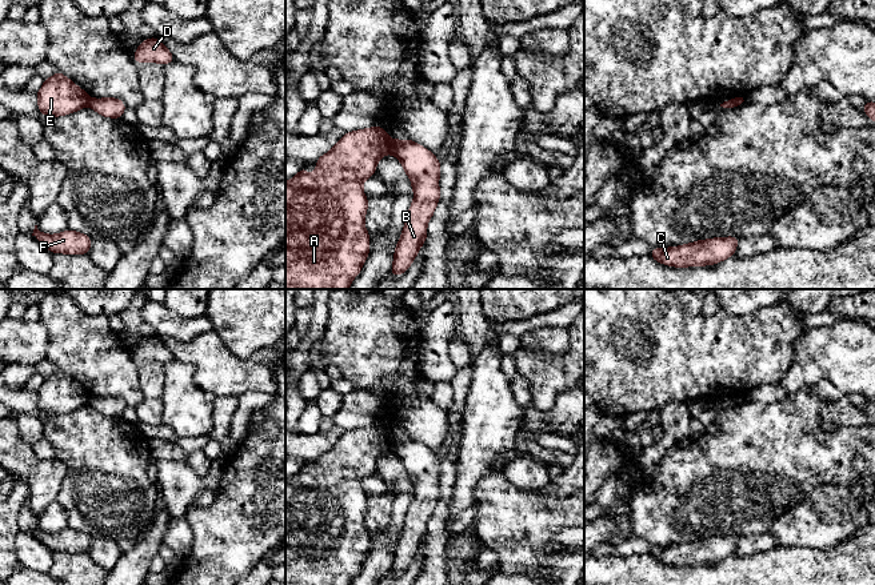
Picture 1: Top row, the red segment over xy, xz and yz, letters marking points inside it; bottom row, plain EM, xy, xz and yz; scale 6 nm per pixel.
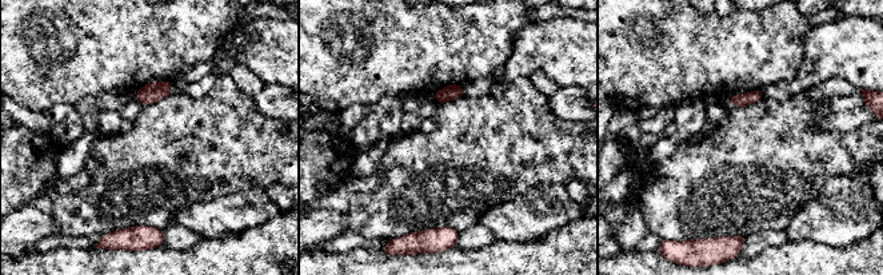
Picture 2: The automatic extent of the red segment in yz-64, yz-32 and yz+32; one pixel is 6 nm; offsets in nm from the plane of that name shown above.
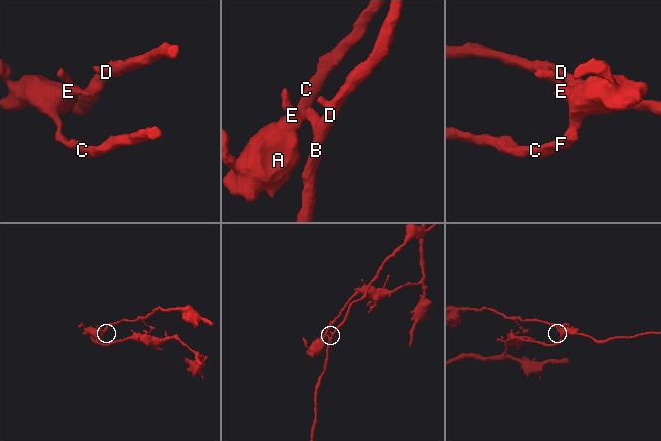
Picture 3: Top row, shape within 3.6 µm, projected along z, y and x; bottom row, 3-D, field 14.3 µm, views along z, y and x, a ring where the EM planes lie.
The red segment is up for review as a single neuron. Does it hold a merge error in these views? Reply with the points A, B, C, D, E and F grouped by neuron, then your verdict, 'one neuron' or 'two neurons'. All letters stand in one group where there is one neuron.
A C E F / B D | two neurons

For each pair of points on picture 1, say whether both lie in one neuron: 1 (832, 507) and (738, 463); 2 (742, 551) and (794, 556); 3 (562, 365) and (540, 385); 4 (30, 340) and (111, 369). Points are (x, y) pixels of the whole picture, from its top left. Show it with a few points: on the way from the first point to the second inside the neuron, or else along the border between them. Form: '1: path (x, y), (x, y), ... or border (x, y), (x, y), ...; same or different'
1: border (839, 484), (820, 484), (807, 497), (783, 513); different
2: border (778, 545), (766, 551), (732, 556); different
3: path (556, 371), (546, 380); same
4: border (39, 320), (47, 332), (47, 357); different

